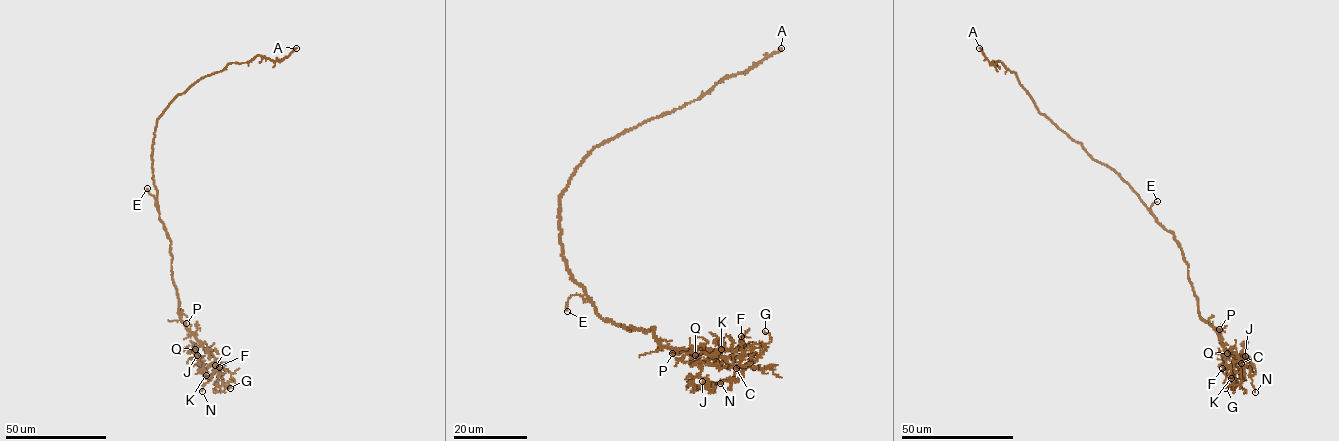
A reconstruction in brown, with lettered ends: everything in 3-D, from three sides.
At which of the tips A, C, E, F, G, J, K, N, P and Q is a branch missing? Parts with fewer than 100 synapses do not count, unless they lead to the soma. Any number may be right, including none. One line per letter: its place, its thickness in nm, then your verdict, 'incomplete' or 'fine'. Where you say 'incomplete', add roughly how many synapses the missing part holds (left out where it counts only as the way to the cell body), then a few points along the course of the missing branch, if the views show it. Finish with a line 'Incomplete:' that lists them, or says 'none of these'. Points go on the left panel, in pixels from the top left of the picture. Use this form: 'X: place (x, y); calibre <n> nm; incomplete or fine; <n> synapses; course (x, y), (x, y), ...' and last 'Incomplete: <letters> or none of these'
A: place (296, 48); calibre 320 nm; incomplete; 150 synapses; course (296, 48), (300, 46), (298, 42), (301, 38), (289, 37), (256, 65), (246, 66), (240, 57)
C: place (215, 365); calibre 120 nm; fine
E: place (147, 188); calibre 240 nm; incomplete; course (147, 188), (144, 191), (127, 166)
F: place (219, 367); calibre 120 nm; fine
G: place (230, 388); calibre 110 nm; fine
J: place (197, 355); calibre 140 nm; fine
K: place (206, 375); calibre 140 nm; fine
N: place (202, 391); calibre 90 nm; fine
P: place (186, 323); calibre 130 nm; fine
Q: place (195, 349); calibre 60 nm; fine
Incomplete: A, E

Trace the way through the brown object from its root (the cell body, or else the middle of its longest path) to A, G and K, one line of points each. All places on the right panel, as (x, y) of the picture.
A: (1138, 195), (1116, 172), (1096, 161), (1080, 143), (1040, 113), (1015, 72), (1001, 62), (989, 62), (979, 48)
G: (1138, 195), (1182, 250), (1199, 315), (1214, 328), (1223, 349), (1240, 359), (1241, 384), (1225, 388)
K: (1138, 195), (1155, 219), (1173, 234), (1182, 250), (1199, 315), (1214, 328), (1221, 345), (1233, 357), (1231, 378)

